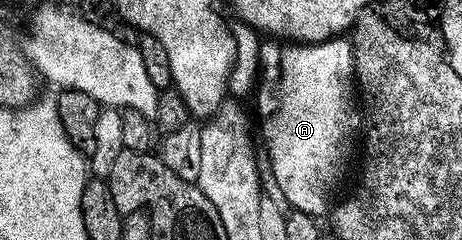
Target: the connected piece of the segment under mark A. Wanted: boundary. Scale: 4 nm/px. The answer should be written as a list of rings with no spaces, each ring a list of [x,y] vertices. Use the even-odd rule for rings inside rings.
[[[268,38],[260,45],[259,71],[262,79],[258,84],[260,97],[256,100],[261,116],[258,128],[264,131],[264,144],[268,147],[266,160],[272,164],[278,186],[292,210],[317,218],[329,211],[332,191],[340,180],[344,155],[348,152],[344,143],[352,132],[353,66],[352,41],[348,38],[331,38],[319,42],[281,42],[276,38]]]

